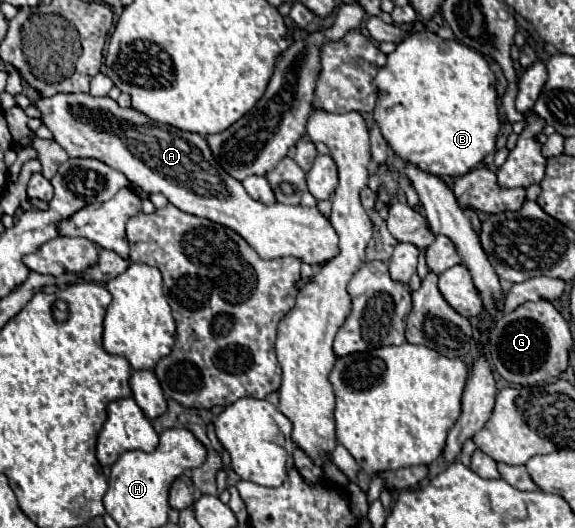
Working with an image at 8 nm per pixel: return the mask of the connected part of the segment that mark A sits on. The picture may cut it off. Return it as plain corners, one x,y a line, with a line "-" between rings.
57,93
53,97
39,97
35,107
41,111
41,121
53,133
55,141
67,151
69,157
77,159
99,159
113,167
115,171
123,173
131,185
141,187
145,193
163,193
169,203
179,207
185,213
195,217
205,217
213,223
225,225
239,233
263,259
277,259
293,255
309,265
321,265
323,261
333,259
337,255
337,233
333,231
329,219
317,211
317,207
301,207
301,205
263,205
247,195
243,185
217,167
205,137
189,131
175,129
171,125
163,125
151,121
149,117
141,115
133,109
121,109
111,97
91,97
89,93

